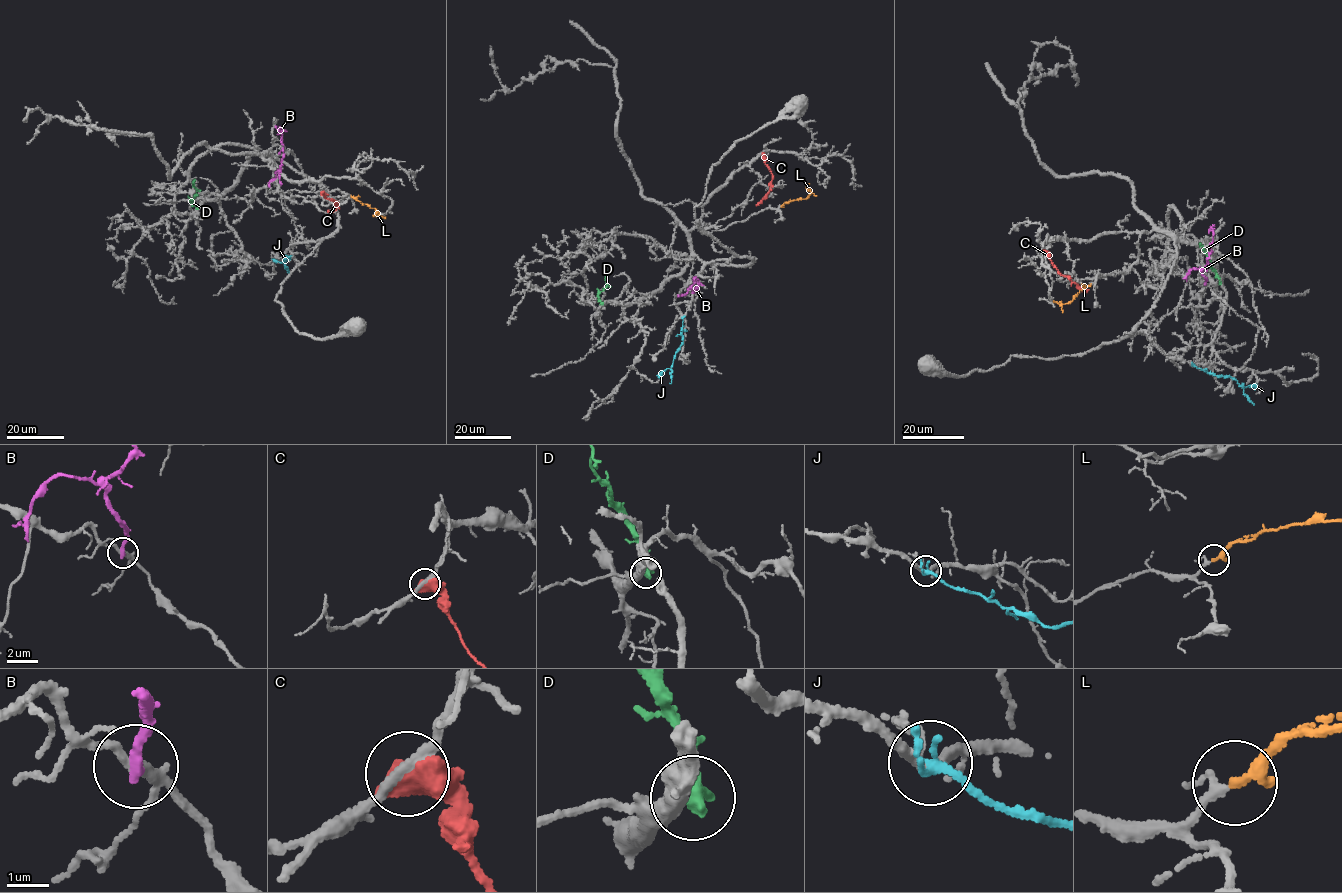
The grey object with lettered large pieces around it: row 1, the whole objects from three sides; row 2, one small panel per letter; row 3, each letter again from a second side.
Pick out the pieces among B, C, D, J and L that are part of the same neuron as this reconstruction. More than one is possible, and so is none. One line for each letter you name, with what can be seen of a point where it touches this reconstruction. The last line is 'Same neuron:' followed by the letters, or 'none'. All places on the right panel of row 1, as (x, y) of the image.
L: meets grey at (1090, 284)
Same neuron: L

